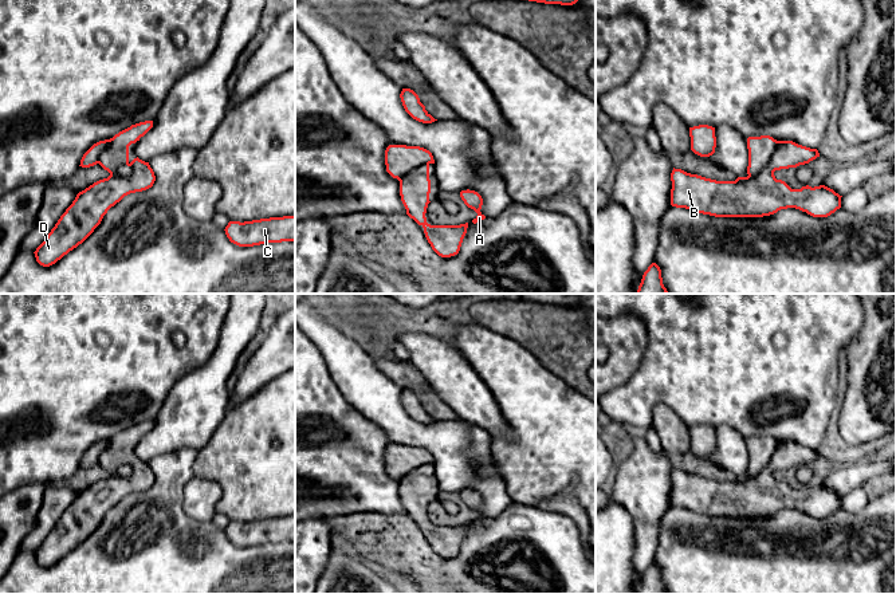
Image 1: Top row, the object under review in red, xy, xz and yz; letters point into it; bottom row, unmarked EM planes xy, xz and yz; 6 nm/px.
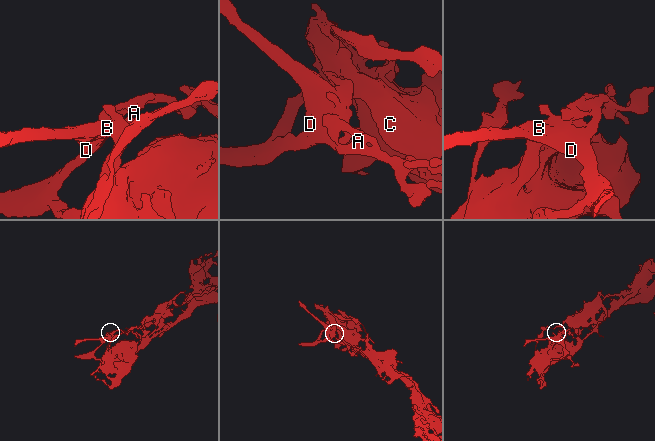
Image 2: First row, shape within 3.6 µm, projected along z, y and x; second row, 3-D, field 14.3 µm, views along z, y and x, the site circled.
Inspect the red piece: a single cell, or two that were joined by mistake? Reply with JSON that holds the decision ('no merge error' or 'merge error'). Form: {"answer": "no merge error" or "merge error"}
{"answer": "no merge error"}

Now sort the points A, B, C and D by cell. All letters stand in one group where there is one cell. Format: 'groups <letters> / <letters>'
groups A B C D

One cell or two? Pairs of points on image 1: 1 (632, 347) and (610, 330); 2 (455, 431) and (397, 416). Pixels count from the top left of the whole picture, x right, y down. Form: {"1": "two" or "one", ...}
{"1": "one", "2": "one"}

